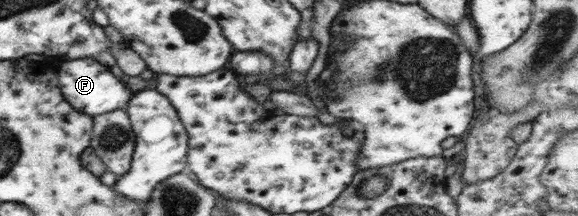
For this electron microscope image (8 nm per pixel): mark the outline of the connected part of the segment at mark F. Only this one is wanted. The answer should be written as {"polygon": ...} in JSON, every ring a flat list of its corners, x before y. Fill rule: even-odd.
{"polygon":[[91,56,83,57,87,57,87,59,75,59,74,57,71,61,64,59,56,65,59,90,65,101,70,103,73,109,78,109,92,116,109,113,116,109,124,110,135,94,129,91,121,78,117,79,111,73,109,67,105,69,103,64,100,64]]}

